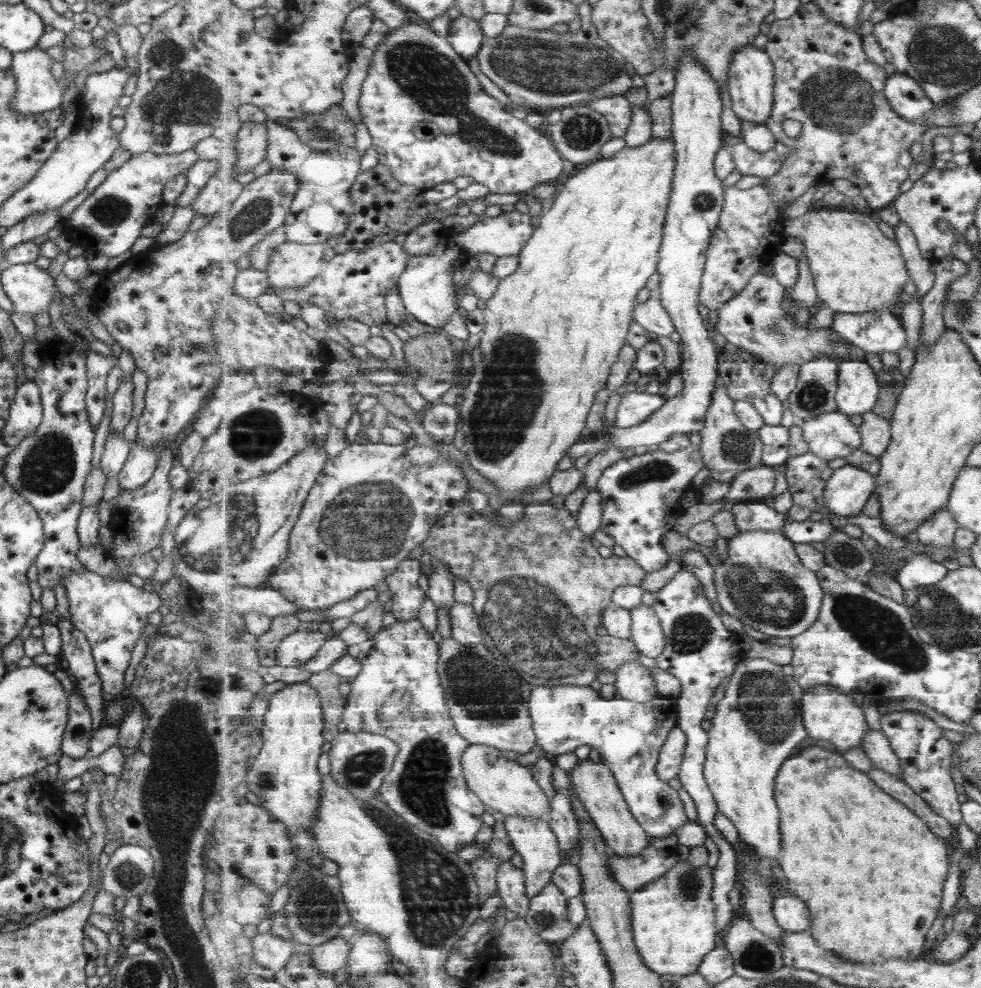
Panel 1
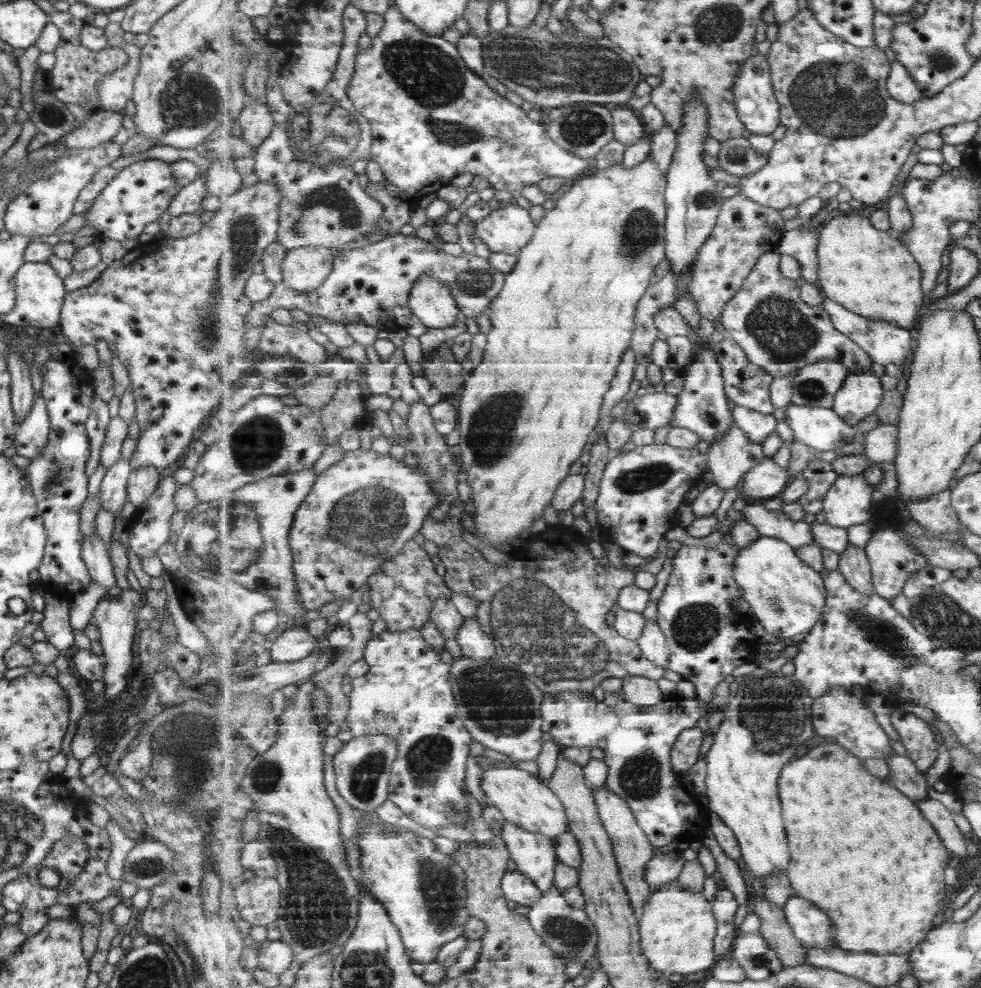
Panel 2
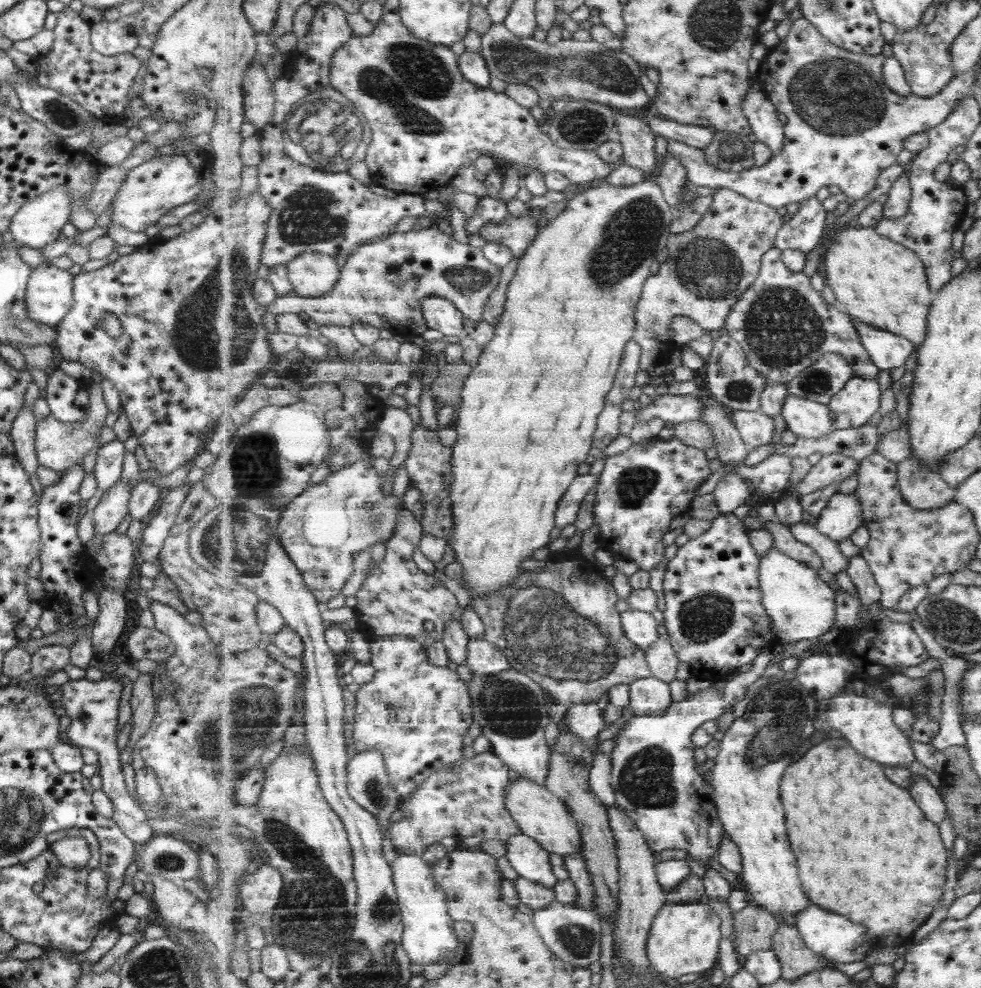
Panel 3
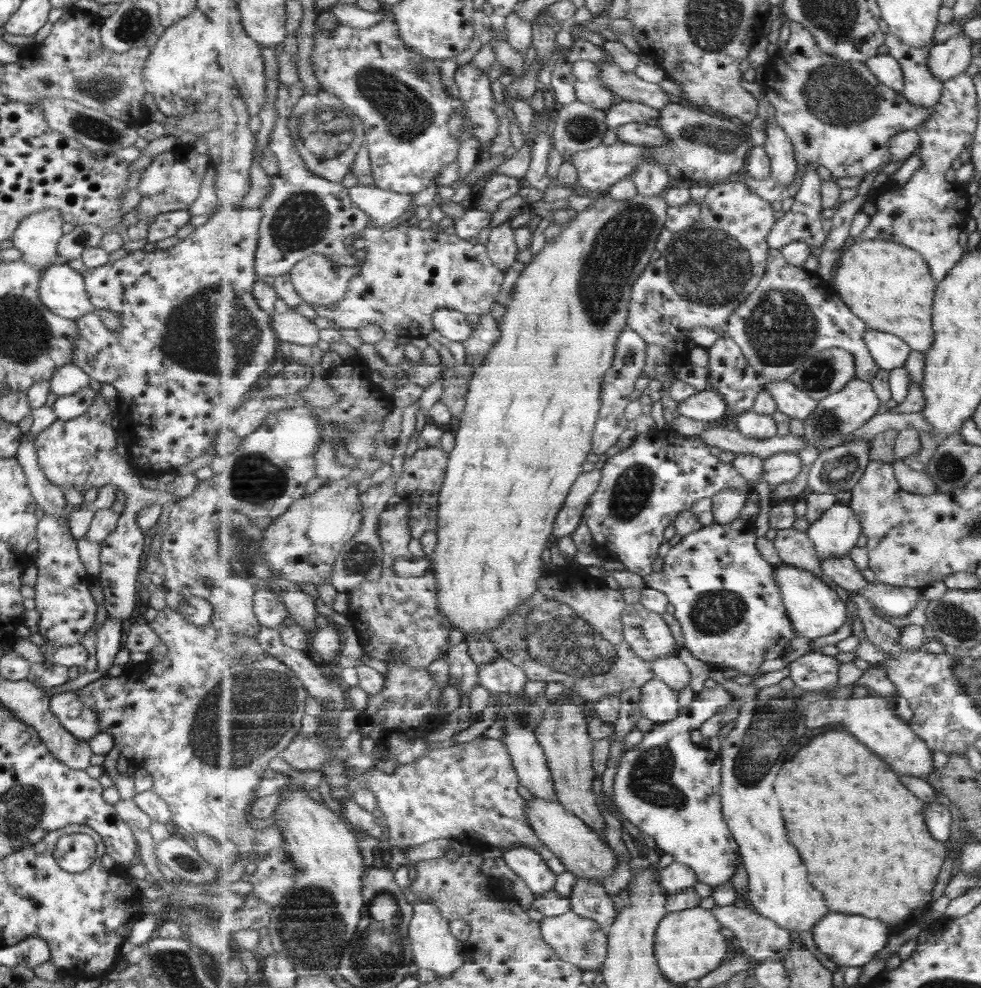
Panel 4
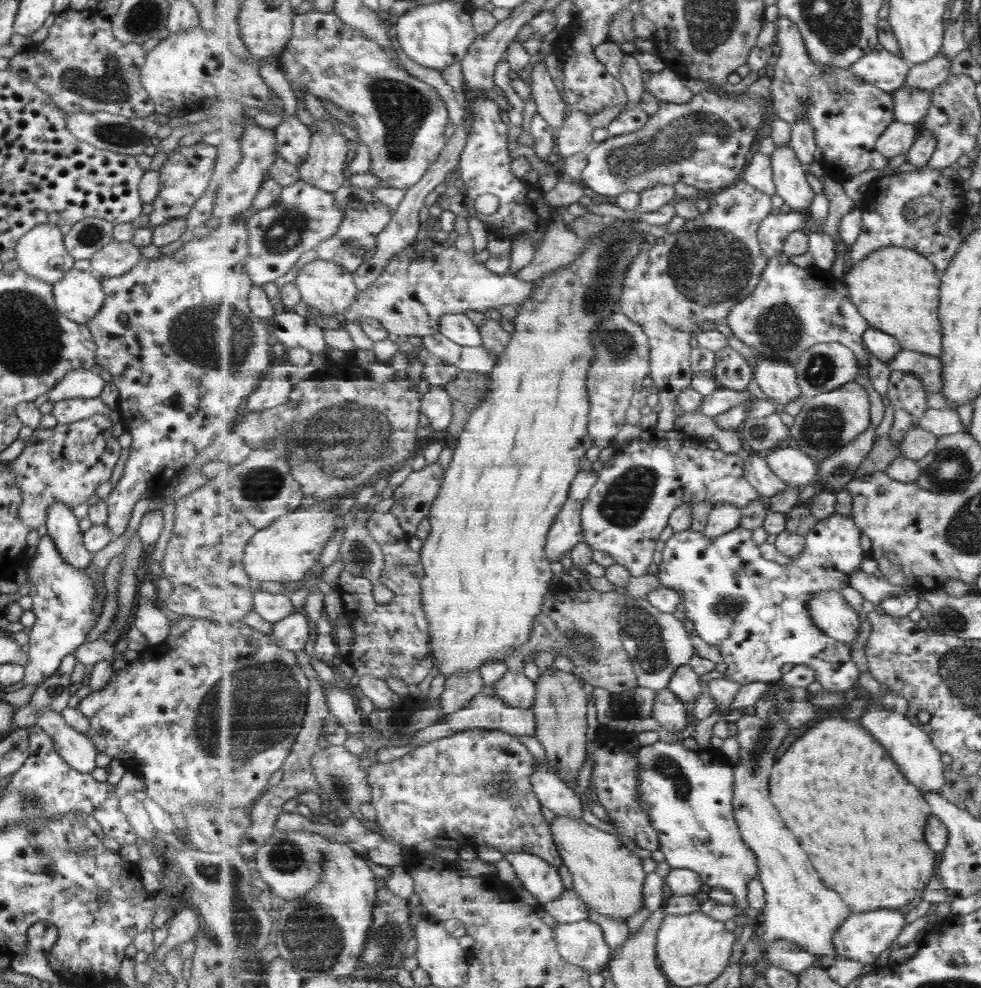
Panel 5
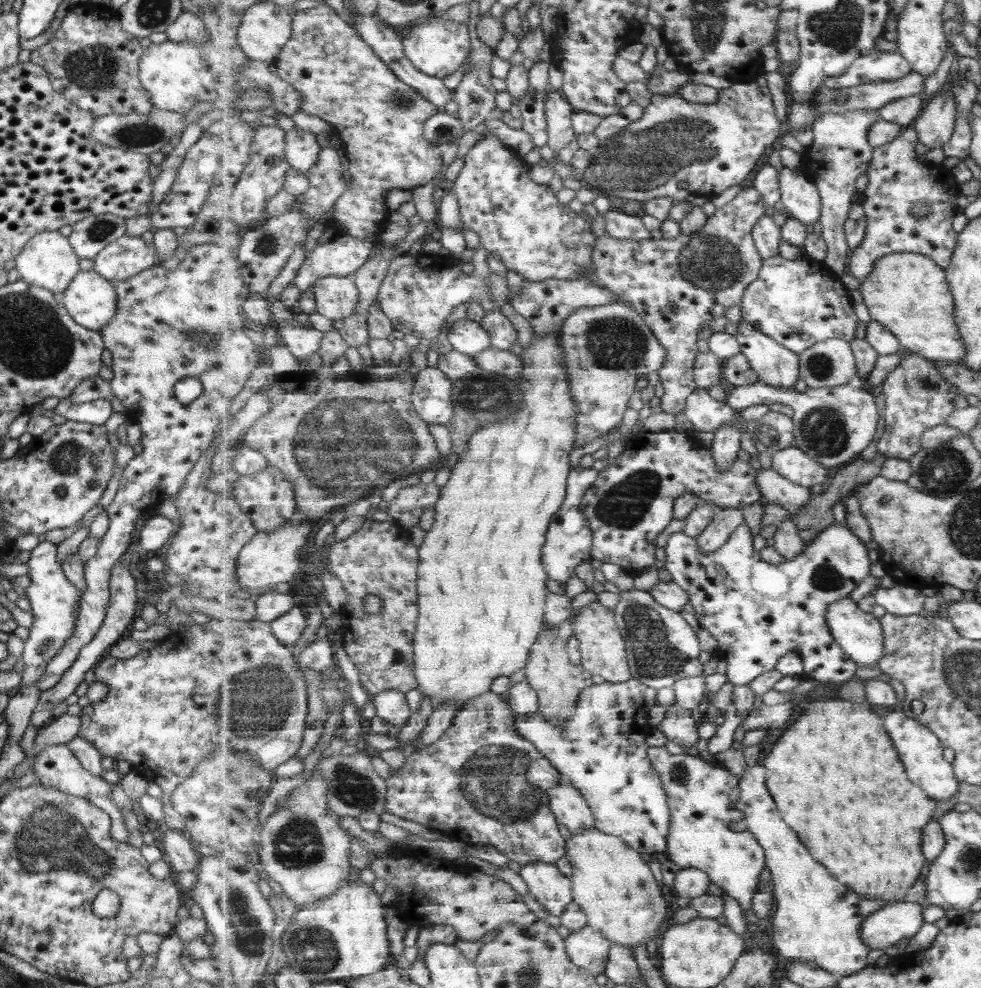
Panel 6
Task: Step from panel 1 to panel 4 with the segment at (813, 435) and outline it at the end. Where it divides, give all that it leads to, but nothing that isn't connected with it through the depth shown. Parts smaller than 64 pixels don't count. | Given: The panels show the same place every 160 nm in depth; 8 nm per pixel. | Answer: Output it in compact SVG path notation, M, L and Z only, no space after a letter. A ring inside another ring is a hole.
M789 380L769 382L765 390L769 391L776 400L779 412L802 422L808 420L819 404L819 401L811 398Z

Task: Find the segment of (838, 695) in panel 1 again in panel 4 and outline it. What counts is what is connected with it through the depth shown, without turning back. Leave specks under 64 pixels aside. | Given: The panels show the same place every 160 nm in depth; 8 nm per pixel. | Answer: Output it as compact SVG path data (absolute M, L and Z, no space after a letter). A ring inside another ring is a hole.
M870 693L861 698L847 697L824 699L808 704L807 726L811 730L823 728L823 726L843 726L843 730L849 730L851 734L867 748L873 752L879 752L897 774L911 775L914 777L924 777L933 772L933 750L919 737L914 729L910 727L909 722L901 719L889 707L886 697L879 694Z

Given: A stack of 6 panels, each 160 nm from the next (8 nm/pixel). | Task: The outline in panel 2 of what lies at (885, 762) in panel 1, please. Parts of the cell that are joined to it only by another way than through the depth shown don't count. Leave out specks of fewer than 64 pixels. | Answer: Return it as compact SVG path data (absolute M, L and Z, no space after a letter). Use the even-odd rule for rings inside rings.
M895 753L885 759L890 766L890 782L911 797L911 800L917 802L935 797L930 790L931 787L927 784L925 775L919 772L912 758Z

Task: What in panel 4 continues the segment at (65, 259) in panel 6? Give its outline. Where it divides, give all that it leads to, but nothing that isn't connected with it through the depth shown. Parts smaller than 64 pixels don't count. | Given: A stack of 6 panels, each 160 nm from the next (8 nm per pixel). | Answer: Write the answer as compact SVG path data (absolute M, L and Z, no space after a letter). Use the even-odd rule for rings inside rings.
M54 208L38 210L24 216L11 235L11 244L21 253L20 260L39 272L55 265L56 246L64 222Z

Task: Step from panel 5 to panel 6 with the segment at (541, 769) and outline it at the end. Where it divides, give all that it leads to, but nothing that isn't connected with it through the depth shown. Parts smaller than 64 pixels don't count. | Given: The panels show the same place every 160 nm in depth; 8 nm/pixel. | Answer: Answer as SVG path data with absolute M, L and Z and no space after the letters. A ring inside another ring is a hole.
M565 782L550 790L550 807L558 817L558 822L571 834L581 834L596 828L595 815L590 804L582 792L571 784Z

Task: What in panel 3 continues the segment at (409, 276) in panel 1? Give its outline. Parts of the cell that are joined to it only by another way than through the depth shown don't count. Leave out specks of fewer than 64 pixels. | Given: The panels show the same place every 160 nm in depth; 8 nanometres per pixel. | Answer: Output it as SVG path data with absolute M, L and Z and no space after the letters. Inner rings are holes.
M532 215L509 216L499 224L488 224L481 228L480 233L486 242L502 242L512 251L515 258L522 258L538 235L537 221ZM434 296L422 304L422 311L429 329L437 329L447 336L464 336L463 318L454 302L440 296Z

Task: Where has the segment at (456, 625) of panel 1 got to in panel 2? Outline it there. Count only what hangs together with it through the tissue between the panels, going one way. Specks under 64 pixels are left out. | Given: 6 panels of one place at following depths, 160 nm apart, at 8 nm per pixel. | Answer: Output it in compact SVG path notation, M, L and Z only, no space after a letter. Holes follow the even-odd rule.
M466 618L457 633L456 641L463 655L478 661L495 661L496 646L478 619Z

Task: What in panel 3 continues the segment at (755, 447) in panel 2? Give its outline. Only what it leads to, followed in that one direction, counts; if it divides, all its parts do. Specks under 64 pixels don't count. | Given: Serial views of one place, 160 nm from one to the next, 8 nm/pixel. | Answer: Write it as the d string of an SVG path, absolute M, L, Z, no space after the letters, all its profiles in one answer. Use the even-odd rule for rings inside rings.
M729 472L718 482L712 494L717 500L720 511L727 514L745 505L745 500L753 494L753 489L746 480Z

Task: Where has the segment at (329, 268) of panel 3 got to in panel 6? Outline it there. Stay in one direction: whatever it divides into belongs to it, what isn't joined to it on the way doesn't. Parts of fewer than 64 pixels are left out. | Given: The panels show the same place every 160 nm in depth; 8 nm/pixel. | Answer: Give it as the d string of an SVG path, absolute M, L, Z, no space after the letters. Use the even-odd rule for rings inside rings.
M326 276L314 282L316 311L333 320L354 315L360 301L360 290L352 276Z

